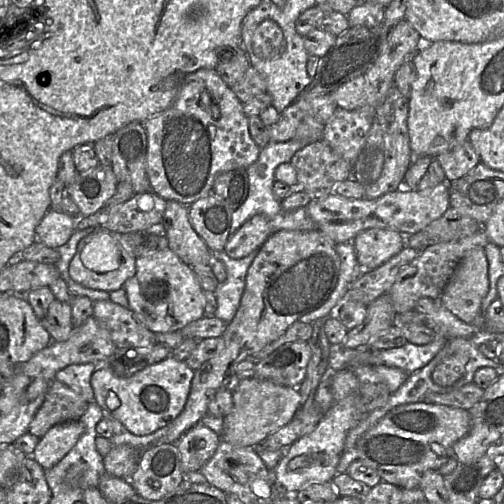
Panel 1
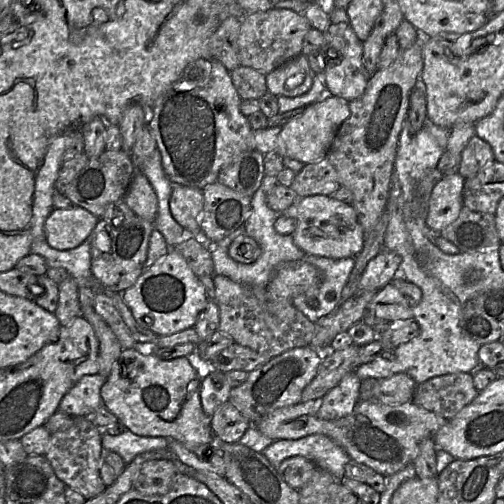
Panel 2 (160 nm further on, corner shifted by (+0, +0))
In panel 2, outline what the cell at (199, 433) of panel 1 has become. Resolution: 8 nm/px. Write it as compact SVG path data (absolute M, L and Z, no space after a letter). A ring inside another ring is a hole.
M141 347L123 349L101 387L103 406L127 429L140 436L163 436L187 444L208 444L213 438L211 418L201 407L200 381L209 372L202 368L197 348L188 357L161 359Z

